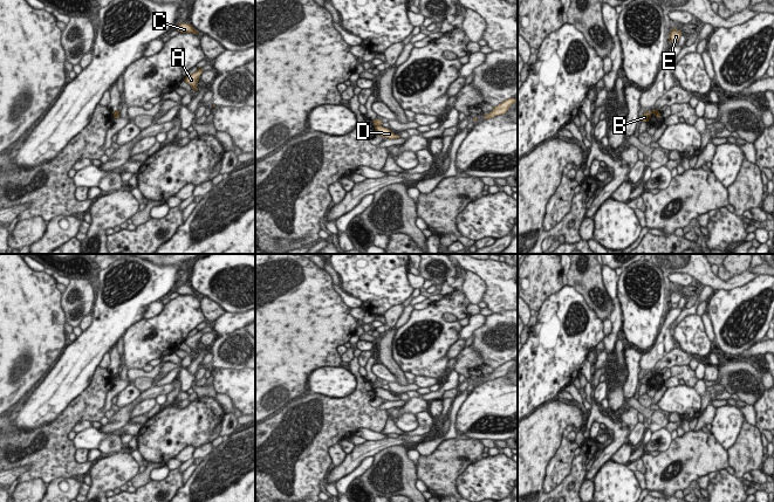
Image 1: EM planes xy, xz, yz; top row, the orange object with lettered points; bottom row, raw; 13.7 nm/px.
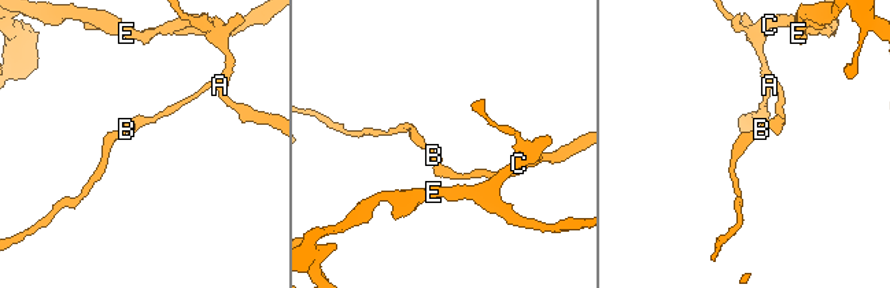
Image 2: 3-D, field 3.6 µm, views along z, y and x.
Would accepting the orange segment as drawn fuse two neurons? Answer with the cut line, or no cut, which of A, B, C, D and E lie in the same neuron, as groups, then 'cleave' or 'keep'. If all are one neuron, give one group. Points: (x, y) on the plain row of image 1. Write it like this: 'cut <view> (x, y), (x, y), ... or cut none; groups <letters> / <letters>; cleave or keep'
cut xz (375, 386), (381, 387); groups A C D E / B; cleave

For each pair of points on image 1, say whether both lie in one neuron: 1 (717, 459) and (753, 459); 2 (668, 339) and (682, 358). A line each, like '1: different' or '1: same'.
1: different
2: different

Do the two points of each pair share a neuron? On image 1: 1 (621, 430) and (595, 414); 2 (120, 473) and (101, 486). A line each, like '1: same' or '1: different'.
1: same
2: same

